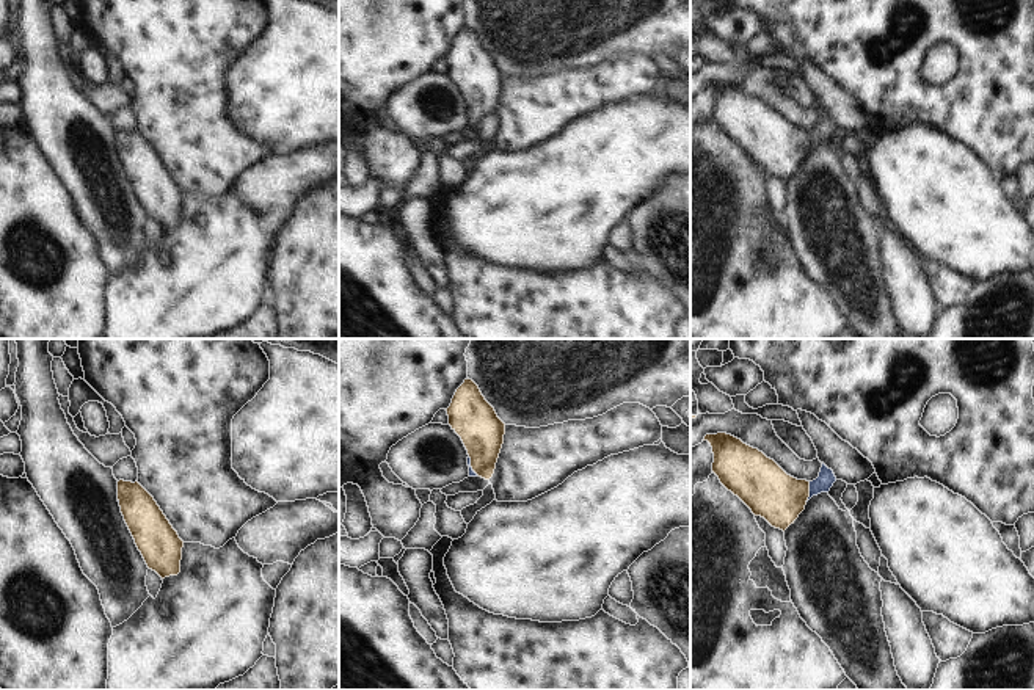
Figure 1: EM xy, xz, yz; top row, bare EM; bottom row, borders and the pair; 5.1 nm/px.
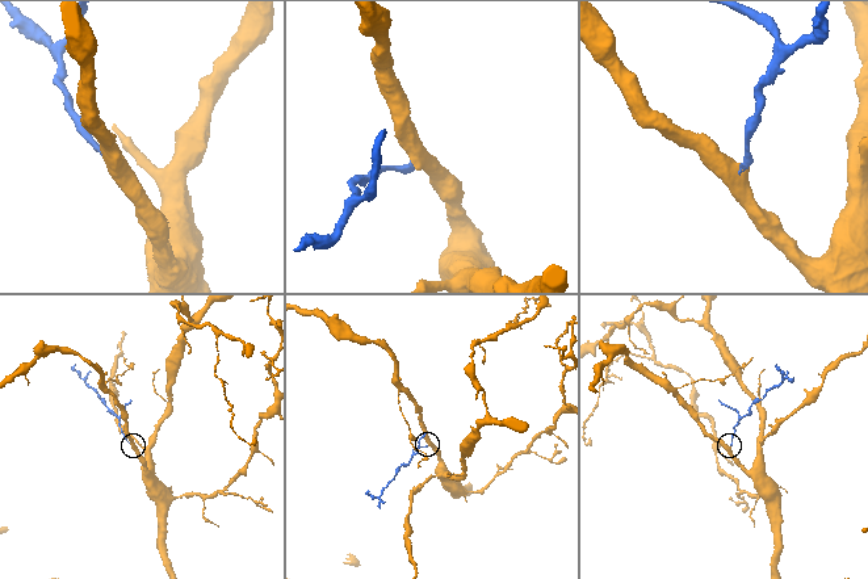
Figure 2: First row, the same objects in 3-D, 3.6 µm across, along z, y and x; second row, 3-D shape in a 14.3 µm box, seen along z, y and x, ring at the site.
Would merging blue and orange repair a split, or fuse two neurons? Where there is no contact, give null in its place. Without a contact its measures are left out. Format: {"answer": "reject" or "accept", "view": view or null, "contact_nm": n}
{"answer": "accept", "view": "yz", "contact_nm": 110}

